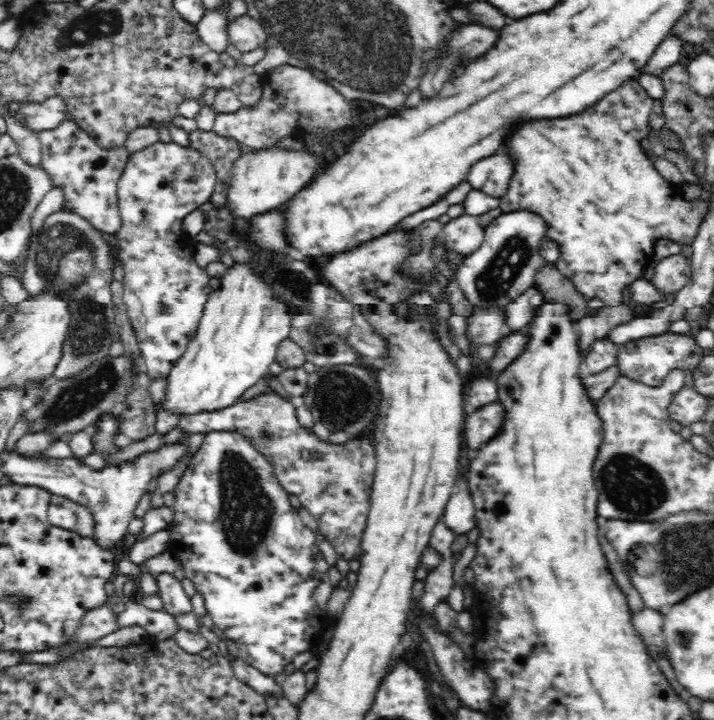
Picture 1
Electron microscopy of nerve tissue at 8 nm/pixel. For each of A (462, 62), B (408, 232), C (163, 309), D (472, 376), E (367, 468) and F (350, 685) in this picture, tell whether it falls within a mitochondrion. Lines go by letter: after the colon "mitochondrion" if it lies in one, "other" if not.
A: other
B: other
C: mitochondrion
D: other
E: other
F: other

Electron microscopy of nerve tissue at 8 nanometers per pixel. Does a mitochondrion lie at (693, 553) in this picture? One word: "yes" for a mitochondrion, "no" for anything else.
yes

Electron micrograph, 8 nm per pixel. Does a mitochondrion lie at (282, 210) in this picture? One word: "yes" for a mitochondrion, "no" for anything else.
no

